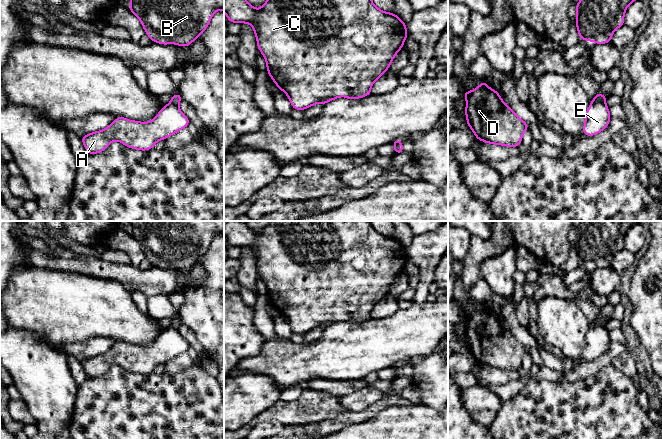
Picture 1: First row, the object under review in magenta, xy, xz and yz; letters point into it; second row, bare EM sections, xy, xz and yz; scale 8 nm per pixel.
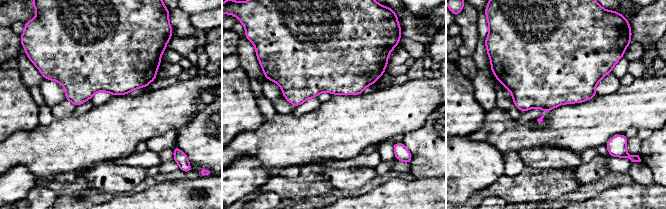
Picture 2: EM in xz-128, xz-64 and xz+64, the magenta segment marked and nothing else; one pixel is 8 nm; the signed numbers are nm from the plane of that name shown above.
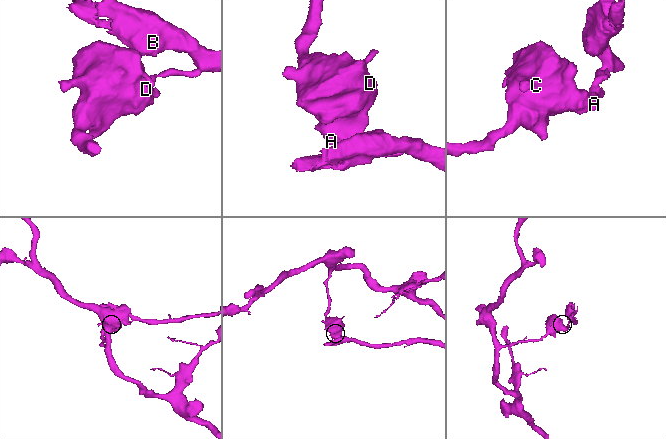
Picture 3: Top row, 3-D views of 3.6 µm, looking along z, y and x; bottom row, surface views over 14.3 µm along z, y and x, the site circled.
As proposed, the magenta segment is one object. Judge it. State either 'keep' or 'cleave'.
cleave

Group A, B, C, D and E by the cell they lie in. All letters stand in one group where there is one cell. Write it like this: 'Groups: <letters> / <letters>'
Groups: A C D E / B

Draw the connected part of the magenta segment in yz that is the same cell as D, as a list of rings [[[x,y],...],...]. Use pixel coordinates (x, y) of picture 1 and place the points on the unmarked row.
[[[485,304],[476,313],[465,315],[463,320],[467,327],[466,347],[478,364],[508,371],[521,368],[529,348],[519,342]]]

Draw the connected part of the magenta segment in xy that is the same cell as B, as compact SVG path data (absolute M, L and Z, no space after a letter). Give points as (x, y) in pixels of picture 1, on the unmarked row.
M129 221L132 227L128 233L136 239L148 259L148 261L159 268L167 269L173 267L182 271L189 270L208 251L215 235L224 235L224 221Z

